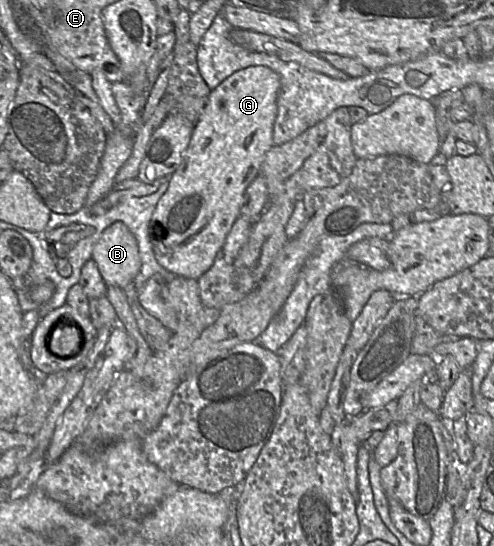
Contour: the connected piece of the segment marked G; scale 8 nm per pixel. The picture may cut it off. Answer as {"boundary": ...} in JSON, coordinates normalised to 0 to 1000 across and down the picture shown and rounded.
{"boundary":[[[538,121],[482,128],[427,165],[421,187],[393,229],[381,271],[356,313],[342,324],[338,350],[322,366],[304,408],[304,434],[314,473],[338,496],[401,513],[431,485],[455,438],[488,392],[500,342],[524,321],[536,282],[553,264],[565,137]]]}

